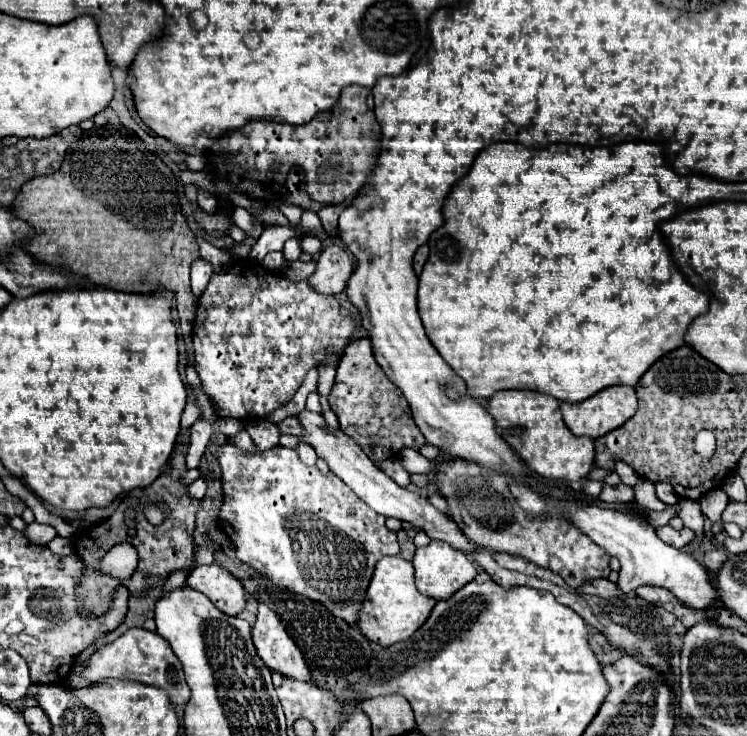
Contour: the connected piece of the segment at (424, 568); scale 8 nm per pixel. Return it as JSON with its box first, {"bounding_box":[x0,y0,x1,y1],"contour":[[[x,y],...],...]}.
{"bounding_box":[413,540,477,600],"contour":[[[433,540],[427,546],[417,548],[413,558],[413,568],[415,568],[415,584],[419,592],[435,600],[449,600],[449,596],[455,594],[455,590],[463,588],[467,582],[471,582],[477,576],[477,570],[471,558],[441,540],[439,542]]]}

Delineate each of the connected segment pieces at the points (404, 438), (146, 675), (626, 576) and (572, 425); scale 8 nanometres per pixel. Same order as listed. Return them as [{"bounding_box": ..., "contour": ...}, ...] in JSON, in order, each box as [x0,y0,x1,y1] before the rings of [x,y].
[{"bounding_box":[329,338,425,466],"contour":[[[369,338],[347,344],[337,366],[335,384],[329,394],[329,406],[337,414],[339,428],[351,436],[377,466],[381,466],[381,462],[387,458],[395,458],[395,454],[399,454],[403,448],[419,450],[425,444],[425,438],[415,426],[409,404],[401,390],[375,362]]]},{"bounding_box":[73,628,189,706],"contour":[[[129,628],[123,636],[119,636],[113,644],[97,650],[91,656],[89,666],[75,666],[73,674],[85,676],[93,682],[101,682],[105,678],[119,678],[119,680],[135,680],[167,692],[173,706],[187,704],[189,700],[189,686],[185,684],[183,668],[177,656],[173,656],[167,640],[163,640],[157,632],[149,632],[145,628]]]},{"bounding_box":[563,502,719,610],"contour":[[[567,502],[567,504],[563,504],[563,512],[595,544],[599,544],[603,550],[607,550],[607,554],[619,558],[621,572],[619,572],[617,588],[623,594],[631,594],[635,588],[645,586],[645,584],[659,586],[659,588],[669,590],[677,600],[681,600],[683,606],[691,608],[691,610],[707,610],[707,608],[715,606],[715,602],[719,600],[719,592],[717,592],[709,572],[705,570],[705,566],[701,566],[689,552],[677,550],[677,548],[665,544],[663,540],[659,540],[655,534],[655,528],[647,520],[633,516],[633,514],[601,508],[593,502],[589,502],[585,506]]]},{"bounding_box":[561,386,637,440],"contour":[[[611,386],[607,390],[597,392],[595,396],[587,398],[587,400],[583,400],[583,402],[577,402],[577,404],[563,402],[561,412],[563,412],[563,420],[565,420],[567,428],[575,436],[591,436],[595,440],[595,438],[601,438],[603,434],[619,428],[621,424],[625,424],[637,412],[635,388],[631,388],[631,386]]]}]

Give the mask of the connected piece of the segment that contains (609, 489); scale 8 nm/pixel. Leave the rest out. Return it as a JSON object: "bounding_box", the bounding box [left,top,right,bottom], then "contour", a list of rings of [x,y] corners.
{"bounding_box":[599,484,633,504],"contour":[[[603,484],[599,500],[607,502],[607,504],[631,504],[633,502],[633,488],[625,486],[625,484],[617,484],[617,486]]]}

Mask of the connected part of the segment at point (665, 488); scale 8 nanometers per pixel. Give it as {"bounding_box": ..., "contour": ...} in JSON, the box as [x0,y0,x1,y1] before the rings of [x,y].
{"bounding_box":[655,484,677,504],"contour":[[[655,484],[655,490],[657,490],[657,498],[665,504],[677,504],[677,494],[673,490],[671,484]]]}

